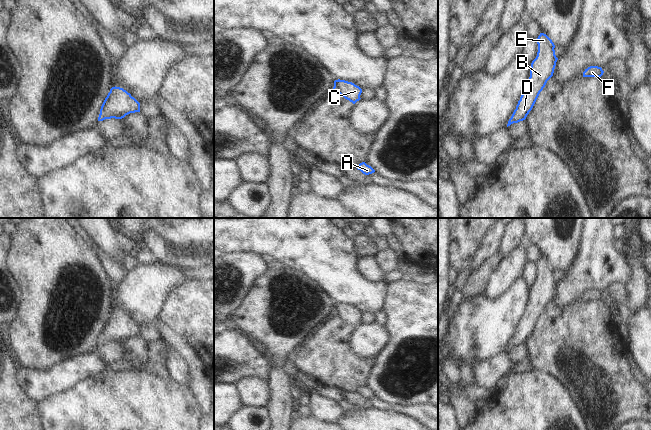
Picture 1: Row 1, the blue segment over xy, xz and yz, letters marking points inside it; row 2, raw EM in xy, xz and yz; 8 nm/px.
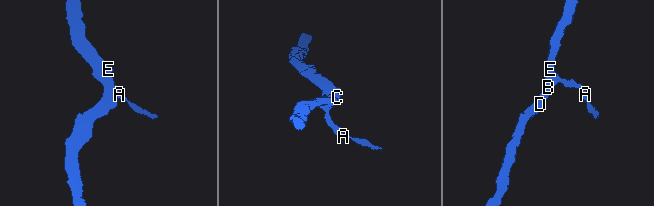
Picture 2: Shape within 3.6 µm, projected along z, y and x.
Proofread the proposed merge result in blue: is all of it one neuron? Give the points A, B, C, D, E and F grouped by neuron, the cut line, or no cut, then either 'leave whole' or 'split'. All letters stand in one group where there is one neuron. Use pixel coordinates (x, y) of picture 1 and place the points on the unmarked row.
A B C D E F | no cut | leave whole

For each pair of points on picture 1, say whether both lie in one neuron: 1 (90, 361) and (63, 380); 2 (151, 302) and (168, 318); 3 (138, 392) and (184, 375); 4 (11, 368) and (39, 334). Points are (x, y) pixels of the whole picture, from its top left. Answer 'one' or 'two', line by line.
1: one
2: two
3: two
4: two

